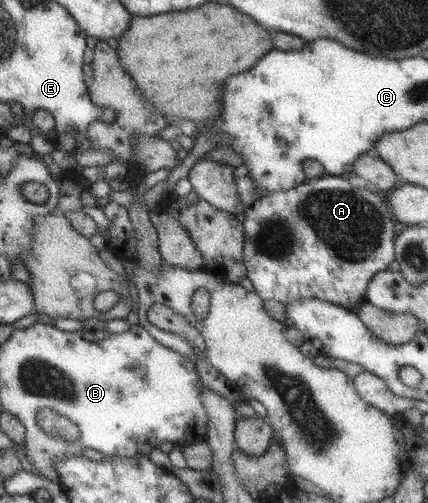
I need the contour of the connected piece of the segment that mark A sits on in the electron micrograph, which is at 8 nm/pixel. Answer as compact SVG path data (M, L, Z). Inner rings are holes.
M338 176L307 179L288 191L268 194L246 207L241 218L245 277L262 301L280 301L286 306L290 301L320 299L351 310L364 299L372 276L387 270L388 264L395 260L393 242L396 234L392 232L392 220L389 203L382 202L378 194L352 188Z

